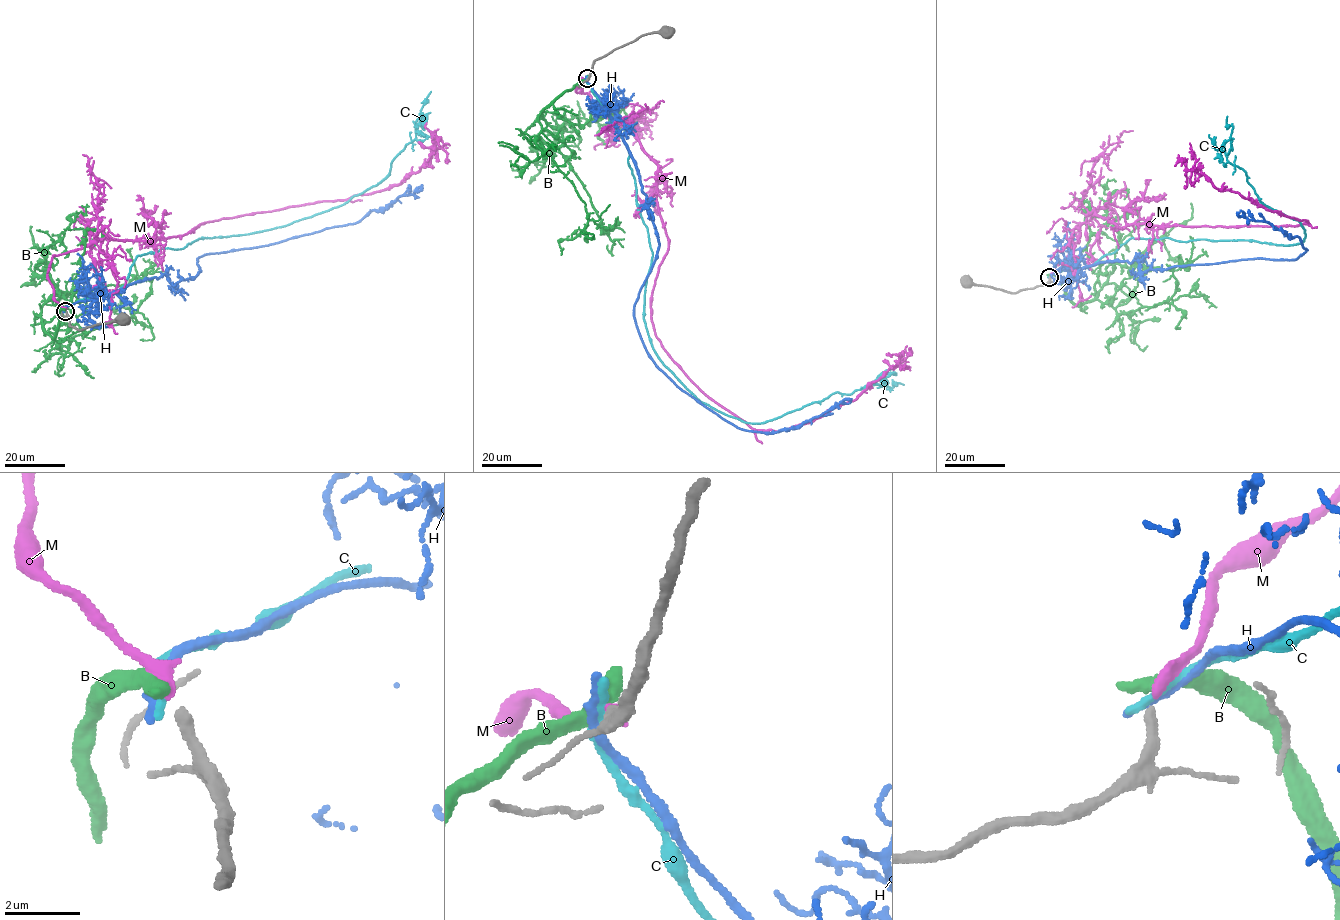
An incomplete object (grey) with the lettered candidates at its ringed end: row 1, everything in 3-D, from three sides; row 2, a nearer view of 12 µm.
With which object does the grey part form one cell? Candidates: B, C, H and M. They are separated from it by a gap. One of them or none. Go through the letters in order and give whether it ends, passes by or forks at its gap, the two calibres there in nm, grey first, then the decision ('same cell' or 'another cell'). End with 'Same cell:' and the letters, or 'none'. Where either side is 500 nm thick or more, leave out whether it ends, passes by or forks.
B: it ends; calibres 300 and 460 nm; another cell
C: it ends; calibres 300 and 280 nm; another cell
H: it ends; calibres 300 and 300 nm; another cell
M: it ends; calibres 300 and 300 nm; same cell
Same cell: M

